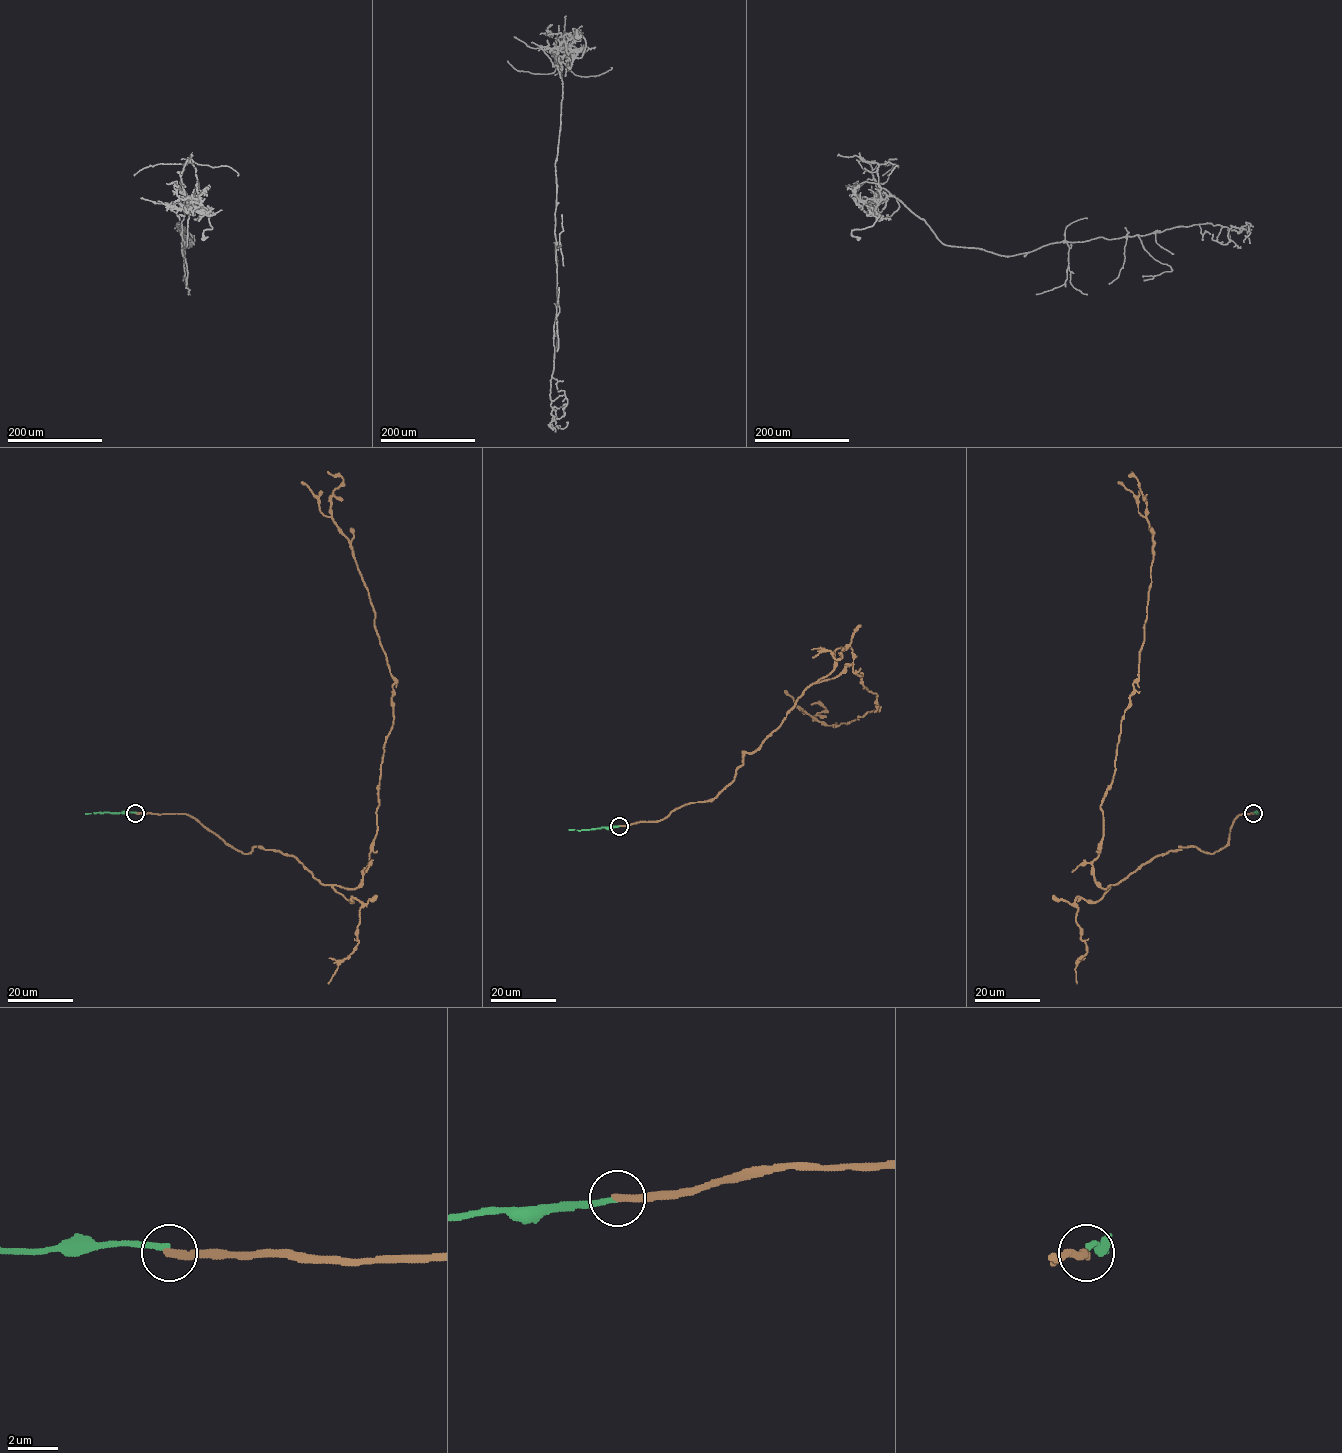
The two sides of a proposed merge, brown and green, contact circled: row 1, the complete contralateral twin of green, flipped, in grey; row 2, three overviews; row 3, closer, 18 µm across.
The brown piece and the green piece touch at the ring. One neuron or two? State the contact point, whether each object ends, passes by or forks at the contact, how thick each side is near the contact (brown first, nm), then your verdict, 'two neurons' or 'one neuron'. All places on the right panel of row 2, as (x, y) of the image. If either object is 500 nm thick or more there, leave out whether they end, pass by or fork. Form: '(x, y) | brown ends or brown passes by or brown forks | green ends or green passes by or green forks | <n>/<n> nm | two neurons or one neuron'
(1253, 813) | brown ends | green ends | 320/200 nm | two neurons

